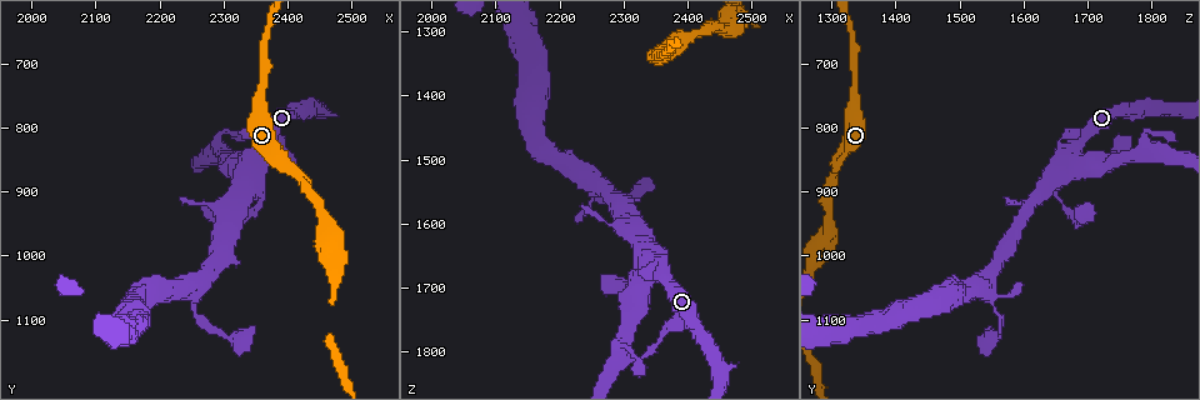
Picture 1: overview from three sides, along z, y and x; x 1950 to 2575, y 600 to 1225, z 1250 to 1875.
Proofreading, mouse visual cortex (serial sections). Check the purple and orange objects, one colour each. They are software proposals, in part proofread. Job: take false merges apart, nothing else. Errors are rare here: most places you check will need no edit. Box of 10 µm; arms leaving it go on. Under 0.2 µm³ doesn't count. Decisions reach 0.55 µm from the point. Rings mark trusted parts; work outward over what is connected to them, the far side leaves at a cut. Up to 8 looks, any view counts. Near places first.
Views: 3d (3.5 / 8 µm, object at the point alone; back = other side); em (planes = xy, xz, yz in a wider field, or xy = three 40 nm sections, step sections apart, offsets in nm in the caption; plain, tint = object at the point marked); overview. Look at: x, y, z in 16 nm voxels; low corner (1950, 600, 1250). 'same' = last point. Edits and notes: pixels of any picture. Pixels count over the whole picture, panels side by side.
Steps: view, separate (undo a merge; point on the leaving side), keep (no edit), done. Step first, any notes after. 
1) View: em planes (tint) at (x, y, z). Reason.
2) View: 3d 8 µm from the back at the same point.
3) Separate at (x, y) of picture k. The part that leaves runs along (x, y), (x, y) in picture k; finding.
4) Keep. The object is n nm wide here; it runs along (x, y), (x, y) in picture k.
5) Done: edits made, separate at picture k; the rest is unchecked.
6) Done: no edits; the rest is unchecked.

View: 3d 3.5 µm at (2465, 955, 1295). Calibre changes.

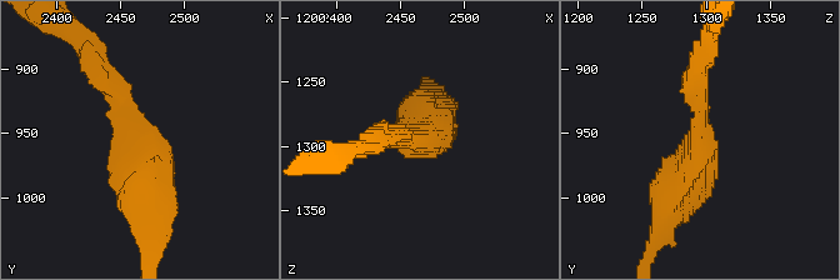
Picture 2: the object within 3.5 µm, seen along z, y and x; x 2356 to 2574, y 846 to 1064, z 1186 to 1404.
View: em xy step 3 (tint) at (2464, 960, 1294). The arms are 250, 500 nm wide.

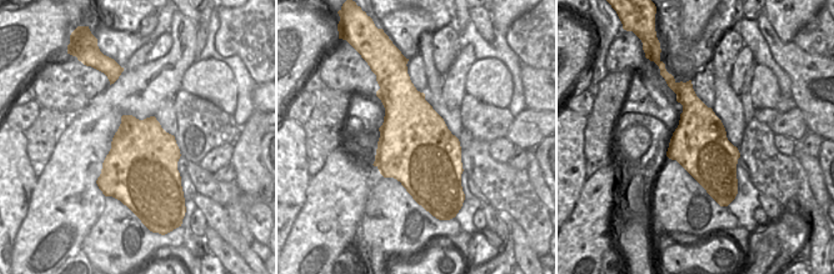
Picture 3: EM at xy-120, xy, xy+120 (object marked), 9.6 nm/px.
View: em xy step 1 (tint) at the same point.

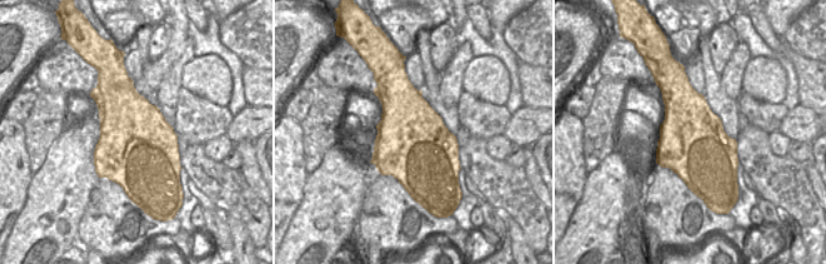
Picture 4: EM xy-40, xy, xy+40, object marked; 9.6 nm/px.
Keep. It runs along (100, 75), (150, 163), (150, 216) in picture 2; one cell here.

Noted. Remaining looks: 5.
View: 3d 3.5 µm at (2360, 830, 1680). Sharp bend.

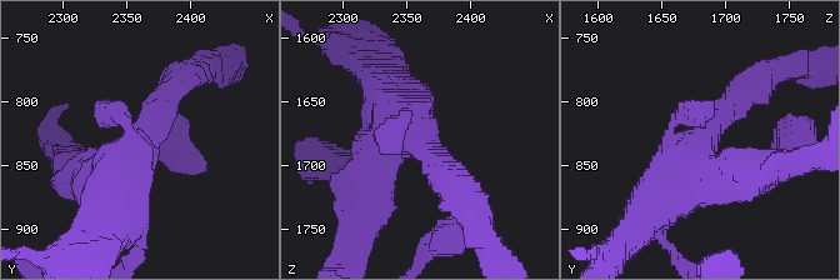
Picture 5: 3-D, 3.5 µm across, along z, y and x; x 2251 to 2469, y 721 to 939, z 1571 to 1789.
View: em xy step 2 (tint) at (2360, 830, 1682).

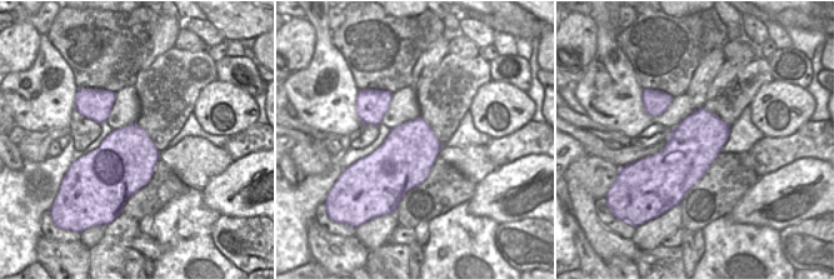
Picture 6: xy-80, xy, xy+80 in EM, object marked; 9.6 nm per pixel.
Keep. It runs along (740, 93), (644, 215) in picture 5; one cell here.

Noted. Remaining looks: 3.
View: 3d 8 µm at (2360, 750, 1335). Calibre changes.

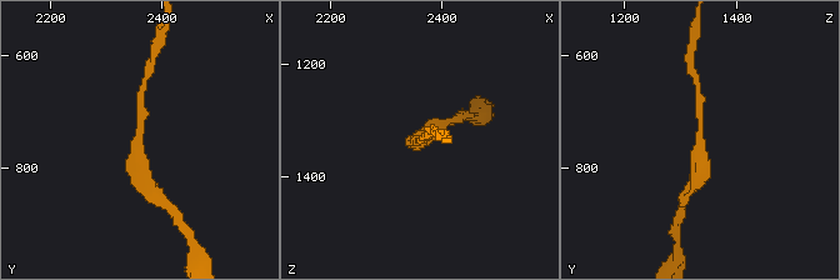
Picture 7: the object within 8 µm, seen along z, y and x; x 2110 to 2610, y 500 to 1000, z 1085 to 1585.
View: 3d 3.5 µm from the back at the same point. Zoom in.

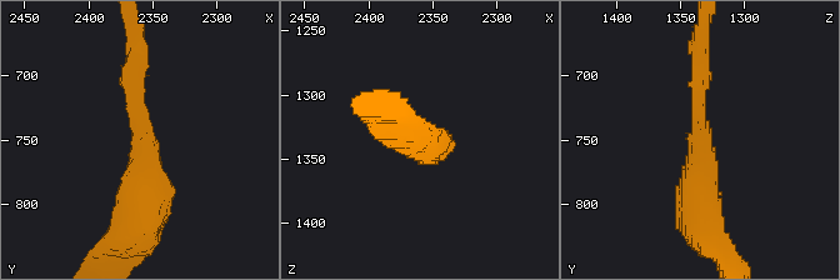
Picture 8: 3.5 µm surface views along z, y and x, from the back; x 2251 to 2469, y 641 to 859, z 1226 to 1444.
View: em xy step 5 (tint) at (2356, 750, 1334).

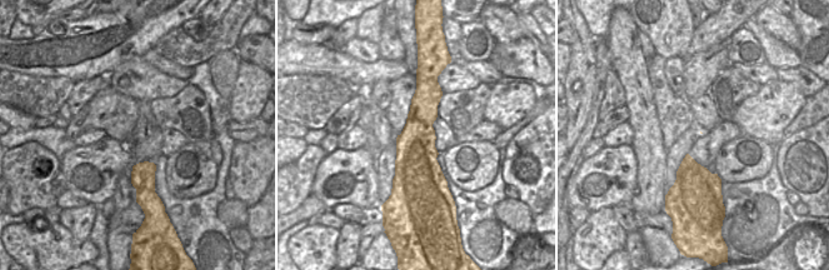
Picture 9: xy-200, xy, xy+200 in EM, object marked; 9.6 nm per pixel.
Keep. It runs along (140, 218), (136, 53) in picture 8; one cell here.

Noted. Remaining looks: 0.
Done: no edits; the rest is unchecked.

